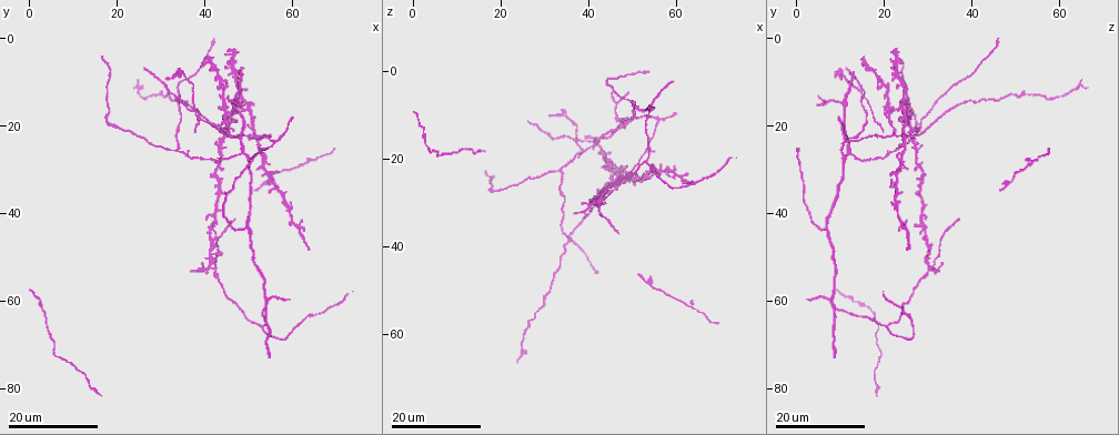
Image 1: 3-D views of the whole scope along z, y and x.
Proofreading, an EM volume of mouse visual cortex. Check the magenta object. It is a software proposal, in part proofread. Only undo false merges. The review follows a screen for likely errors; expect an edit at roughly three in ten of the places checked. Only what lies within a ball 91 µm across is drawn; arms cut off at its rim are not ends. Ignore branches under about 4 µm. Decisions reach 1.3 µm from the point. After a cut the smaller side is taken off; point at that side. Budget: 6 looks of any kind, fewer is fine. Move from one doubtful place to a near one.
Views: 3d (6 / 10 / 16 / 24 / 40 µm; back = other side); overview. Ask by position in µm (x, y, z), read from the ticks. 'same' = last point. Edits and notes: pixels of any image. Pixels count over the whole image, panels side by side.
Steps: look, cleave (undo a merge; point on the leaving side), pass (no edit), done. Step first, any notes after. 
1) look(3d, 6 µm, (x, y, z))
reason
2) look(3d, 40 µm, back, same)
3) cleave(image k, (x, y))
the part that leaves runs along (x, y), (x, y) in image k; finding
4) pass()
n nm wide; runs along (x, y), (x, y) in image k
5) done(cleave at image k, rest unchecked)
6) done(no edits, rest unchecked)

look(3d, 16 µm, (54.5, 59.5, 7.5))
thin arm on a thick one

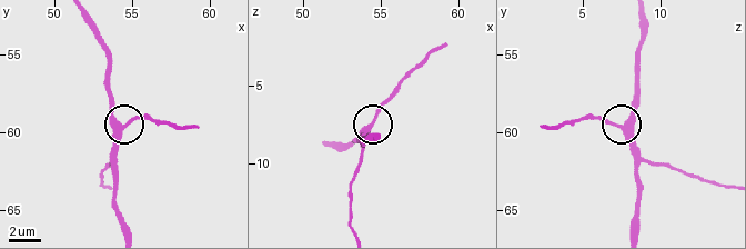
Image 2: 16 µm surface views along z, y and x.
look(3d, 6 µm, (54.2, 59.8, 7.6))
zoom in

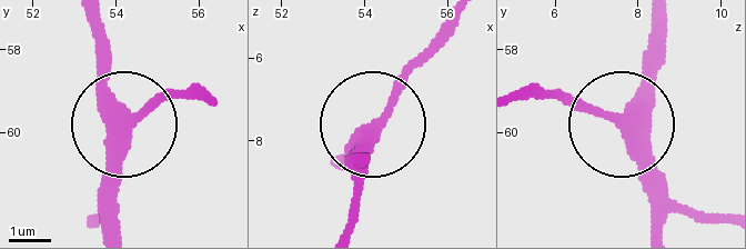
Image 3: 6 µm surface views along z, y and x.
pass()
300 nm wide; runs along (94, 223), (117, 139), (141, 115), (198, 89) in image 3; one neuron here

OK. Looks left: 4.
look(3d, 24 µm, (49.5, 43.0, 6.5))
small branch off a trunk

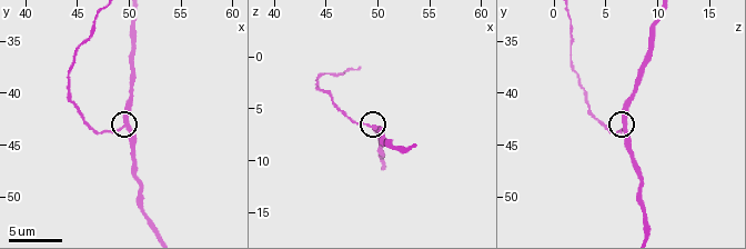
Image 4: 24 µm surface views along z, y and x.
look(3d, 6 µm, (49.4, 43.4, 6.8))

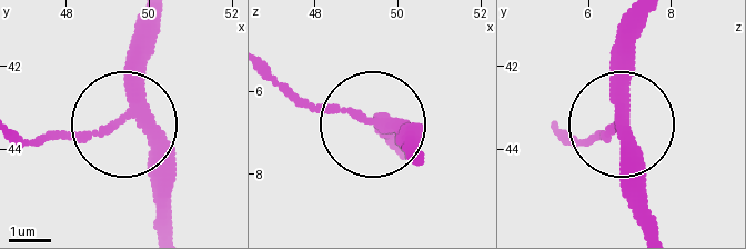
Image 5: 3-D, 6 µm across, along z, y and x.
pass()
230 nm wide; runs along (415, 160), (373, 125), (299, 103), (266, 79) in image 5; continuous, no second neuron

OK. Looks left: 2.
look(3d, 16 µm, (40.5, 52.5, 30.0))
four or more arms meet

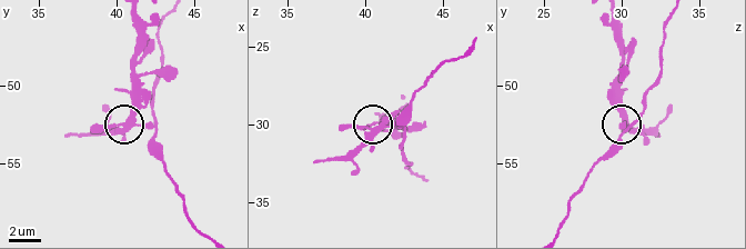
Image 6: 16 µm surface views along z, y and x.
look(3d, 6 µm, (40.8, 52.4, 30.2))

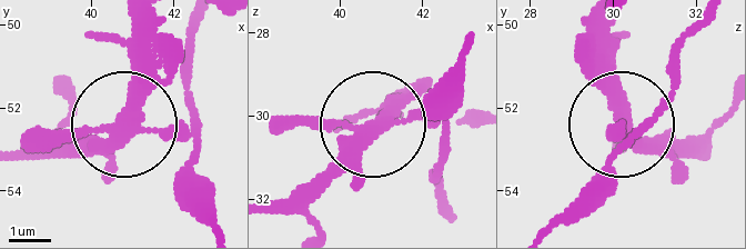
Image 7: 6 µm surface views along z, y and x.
pass()
side arm 75 µm; runs along (219, 222), (183, 141), (120, 127), (49, 156) in image 7; all the same neuron

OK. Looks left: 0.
done(no edits, rest unchecked)

